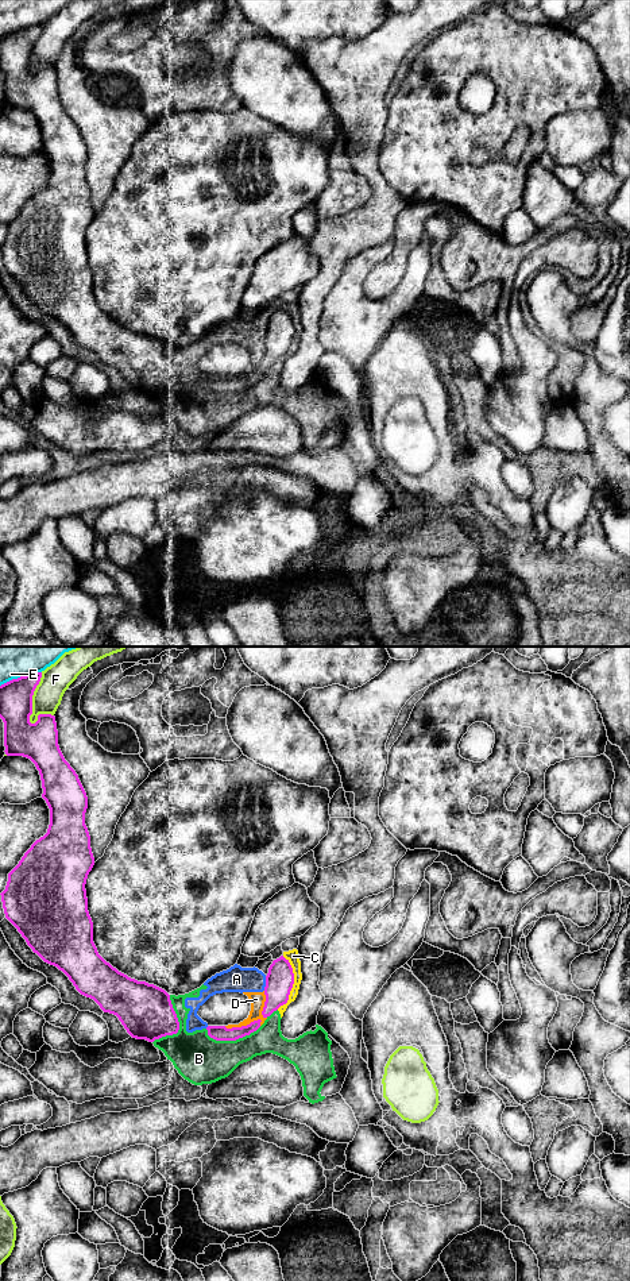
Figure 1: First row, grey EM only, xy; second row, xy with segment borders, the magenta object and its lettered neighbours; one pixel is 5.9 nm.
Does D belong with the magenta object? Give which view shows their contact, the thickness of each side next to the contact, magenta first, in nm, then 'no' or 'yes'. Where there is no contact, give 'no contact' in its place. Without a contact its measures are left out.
xy | 100/90 nm | no

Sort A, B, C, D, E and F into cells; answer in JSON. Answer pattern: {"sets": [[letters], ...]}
{"sets": [["A", "B", "C", "D"], ["E"], ["F"]]}

